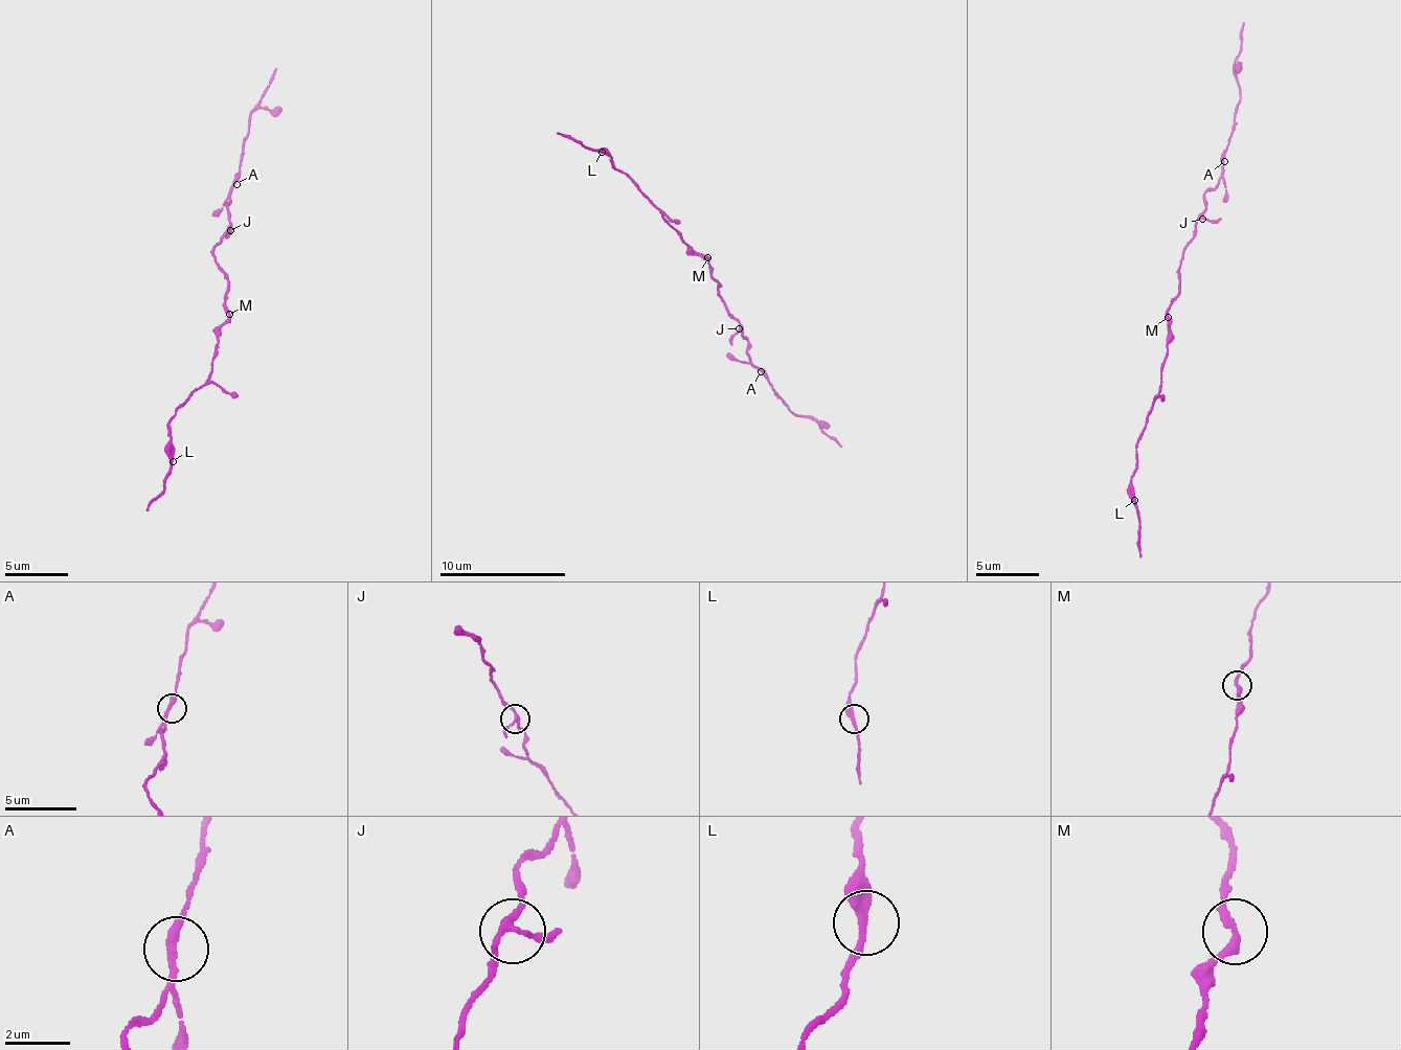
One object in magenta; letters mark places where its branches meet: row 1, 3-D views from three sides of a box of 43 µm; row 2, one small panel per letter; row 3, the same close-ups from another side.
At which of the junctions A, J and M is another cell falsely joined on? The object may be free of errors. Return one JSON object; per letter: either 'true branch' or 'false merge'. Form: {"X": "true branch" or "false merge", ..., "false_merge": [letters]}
{"A": "true branch", "J": "true branch", "M": "true branch", "false_merge": []}

